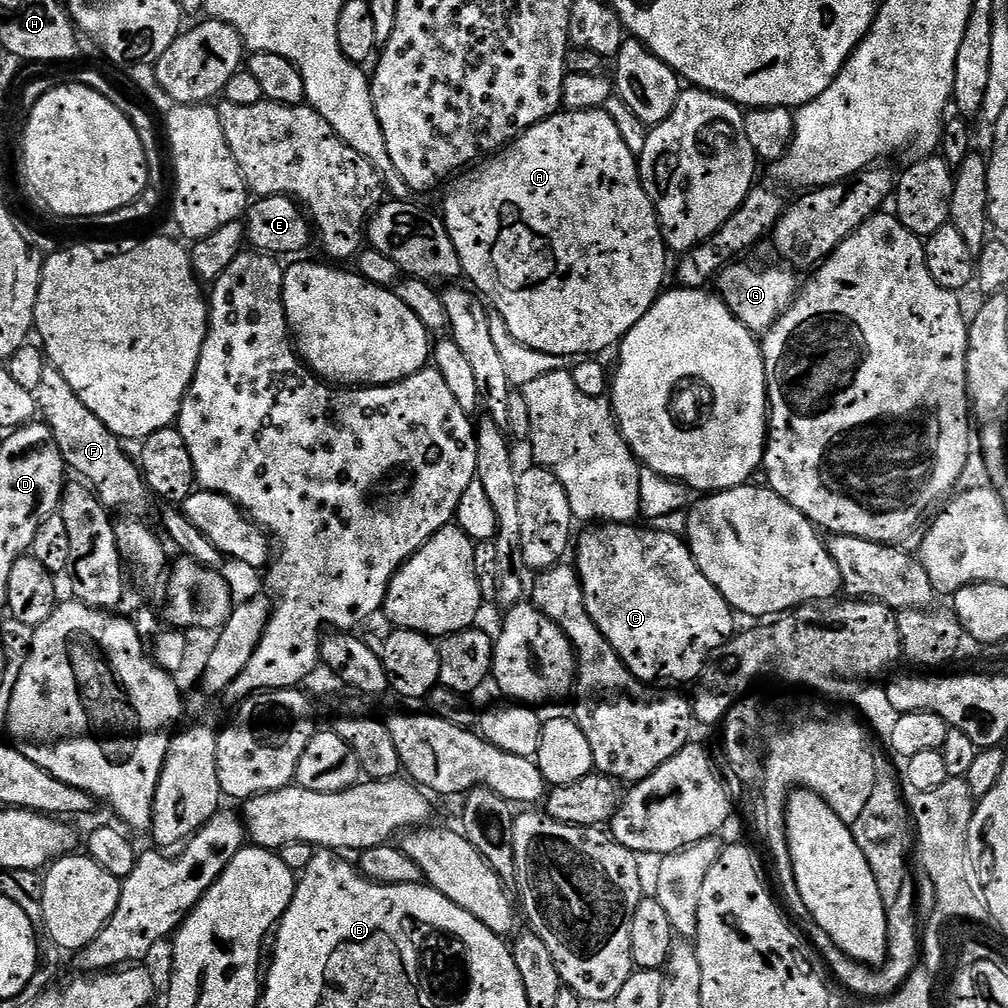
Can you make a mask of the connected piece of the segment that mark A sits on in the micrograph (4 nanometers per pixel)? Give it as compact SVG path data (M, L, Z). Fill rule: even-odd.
M587 108L577 112L561 110L555 116L547 116L542 122L530 126L491 158L457 175L451 184L452 189L444 196L442 215L446 230L454 242L454 250L458 250L463 275L468 275L472 279L471 287L478 290L479 295L495 312L502 314L506 326L510 326L510 334L514 334L518 342L542 354L580 355L588 358L593 354L600 354L596 352L606 351L611 344L612 347L619 345L624 335L644 317L646 310L650 310L652 303L660 297L665 287L664 271L668 268L670 252L664 243L664 235L660 233L660 223L654 206L646 194L644 183L640 180L637 153L632 152L630 146L626 146L626 138L622 138L618 126L614 126L614 118L610 118L608 112L599 108Z

